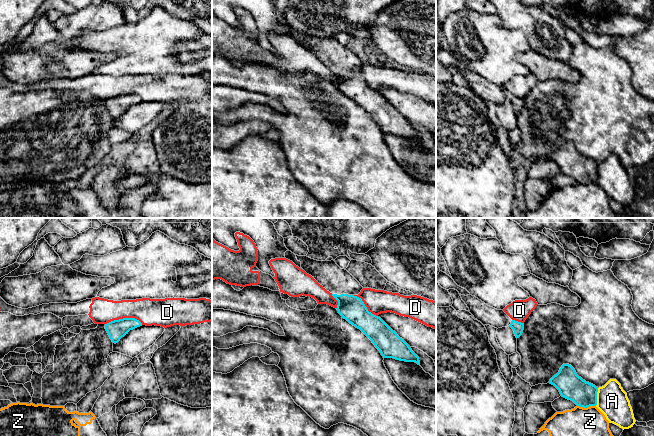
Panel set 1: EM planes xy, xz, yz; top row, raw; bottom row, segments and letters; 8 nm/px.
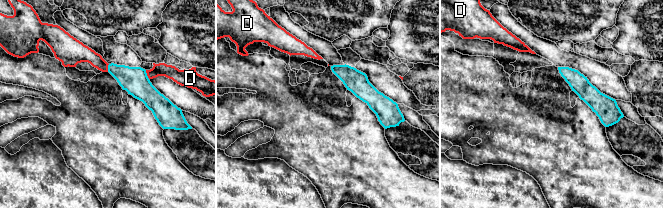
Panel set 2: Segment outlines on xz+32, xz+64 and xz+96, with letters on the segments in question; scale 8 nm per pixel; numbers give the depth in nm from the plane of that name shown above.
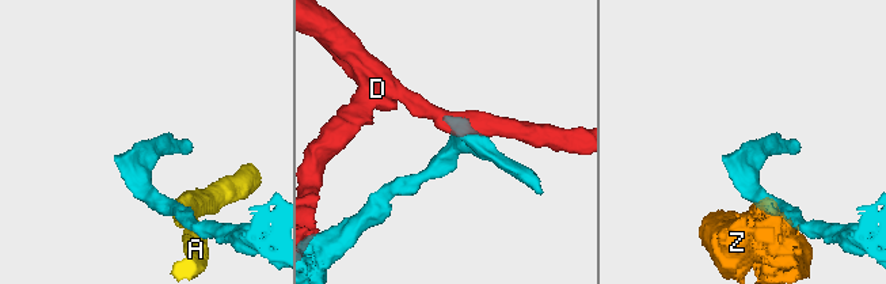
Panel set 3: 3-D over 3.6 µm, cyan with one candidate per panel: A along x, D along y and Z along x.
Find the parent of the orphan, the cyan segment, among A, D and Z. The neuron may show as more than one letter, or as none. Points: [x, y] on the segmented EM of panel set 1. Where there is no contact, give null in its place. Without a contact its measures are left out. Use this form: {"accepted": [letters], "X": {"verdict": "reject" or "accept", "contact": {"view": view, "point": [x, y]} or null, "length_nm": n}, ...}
{"accepted": [], "A": {"verdict": "reject", "contact": {"view": "yz", "point": [596, 397]}, "length_nm": 150}, "D": {"verdict": "reject", "contact": {"view": "xy", "point": [123, 318]}, "length_nm": 300}, "Z": {"verdict": "reject", "contact": {"view": "yz", "point": [586, 407]}, "length_nm": 150}}

